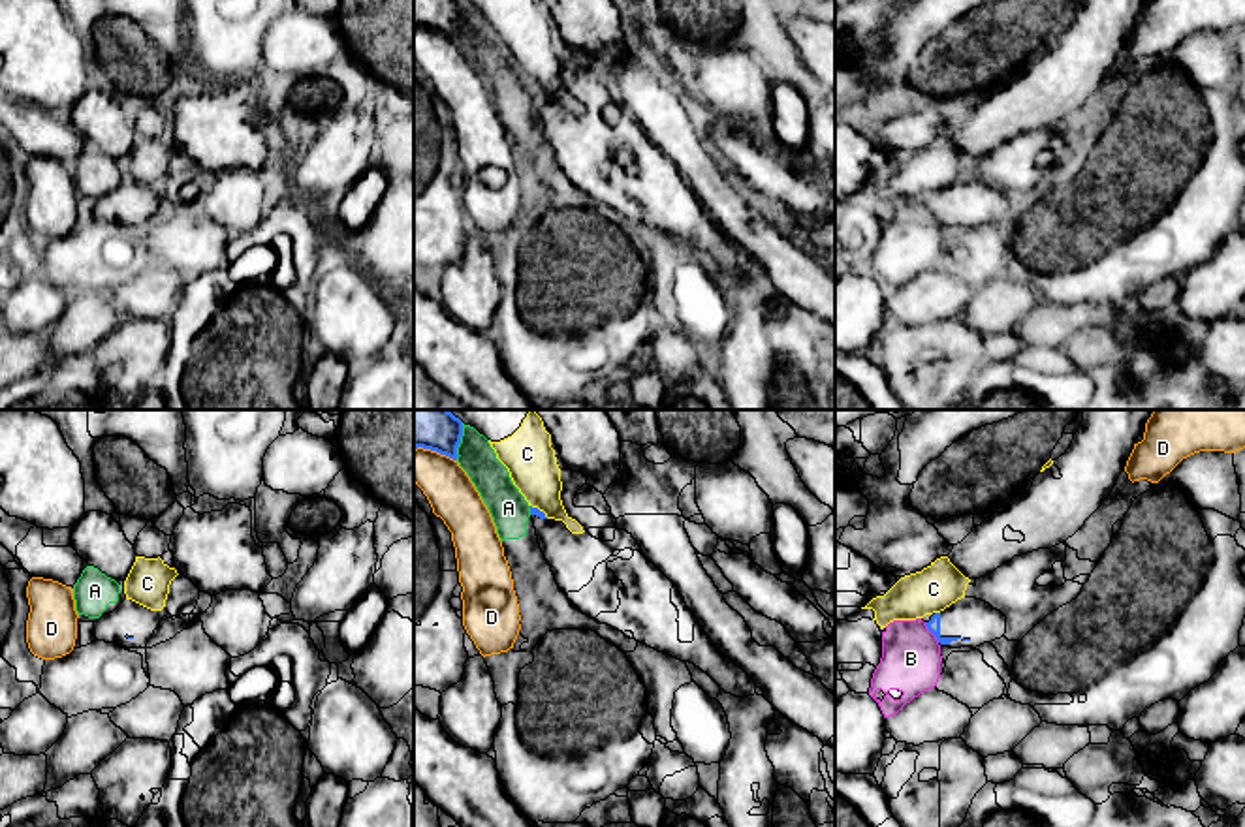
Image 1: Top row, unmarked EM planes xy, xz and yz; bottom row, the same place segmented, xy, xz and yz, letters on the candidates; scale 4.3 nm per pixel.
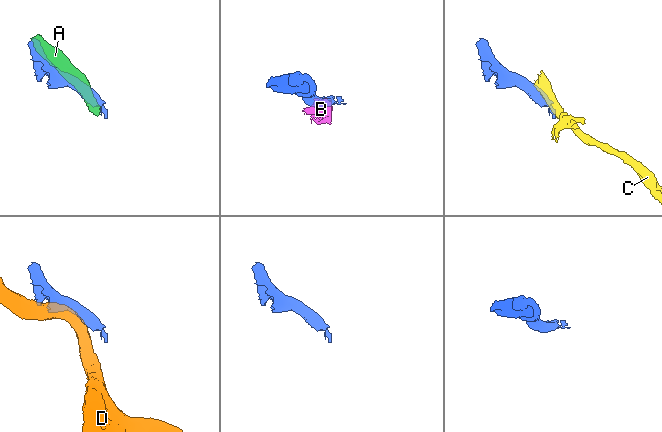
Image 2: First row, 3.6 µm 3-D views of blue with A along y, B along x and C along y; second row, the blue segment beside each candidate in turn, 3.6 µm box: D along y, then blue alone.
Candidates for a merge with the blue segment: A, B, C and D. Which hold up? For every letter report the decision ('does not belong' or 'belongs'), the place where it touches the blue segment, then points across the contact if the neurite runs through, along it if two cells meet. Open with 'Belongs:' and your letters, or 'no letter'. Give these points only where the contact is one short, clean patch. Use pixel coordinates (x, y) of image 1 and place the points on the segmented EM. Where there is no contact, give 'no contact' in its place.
Belongs: no letter
A: does not belong; contact xz (459, 442)
B: does not belong; contact yz (929, 630); border yz (924, 623), (939, 641)
C: does not belong; contact yz (937, 613); border yz (935, 611), (939, 613)
D: does not belong; contact xz (435, 450)

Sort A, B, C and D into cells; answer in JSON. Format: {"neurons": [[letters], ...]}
{"neurons": [["A"], ["B"], ["C"], ["D"]]}

